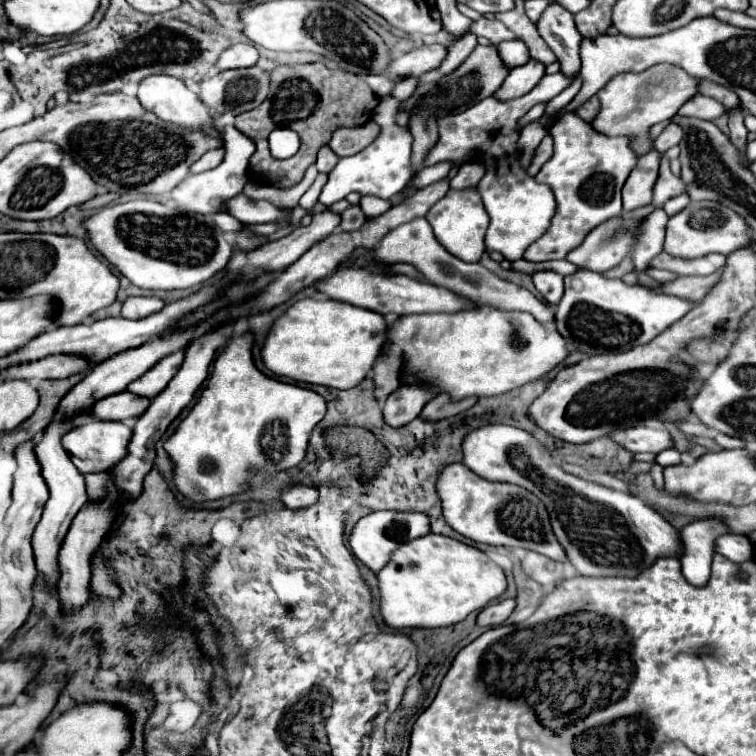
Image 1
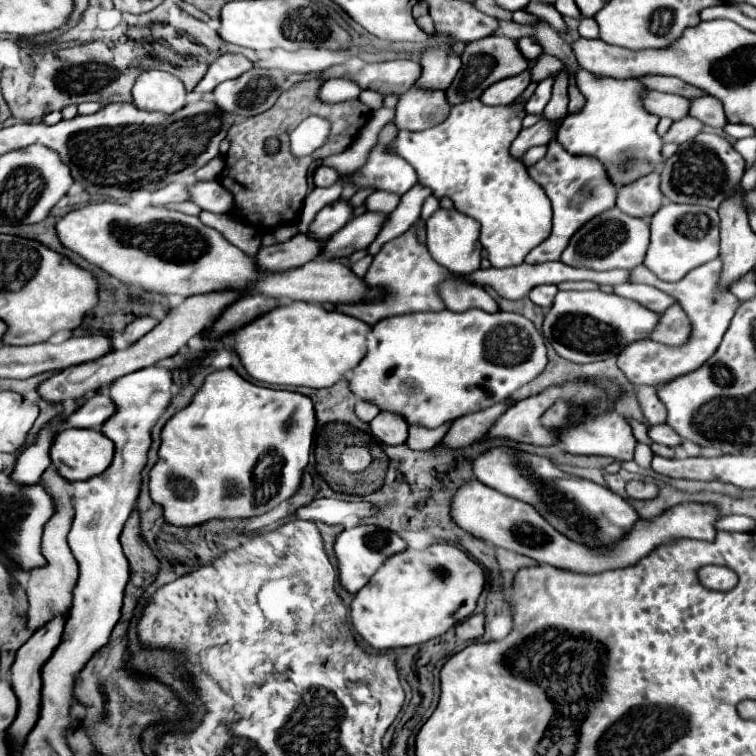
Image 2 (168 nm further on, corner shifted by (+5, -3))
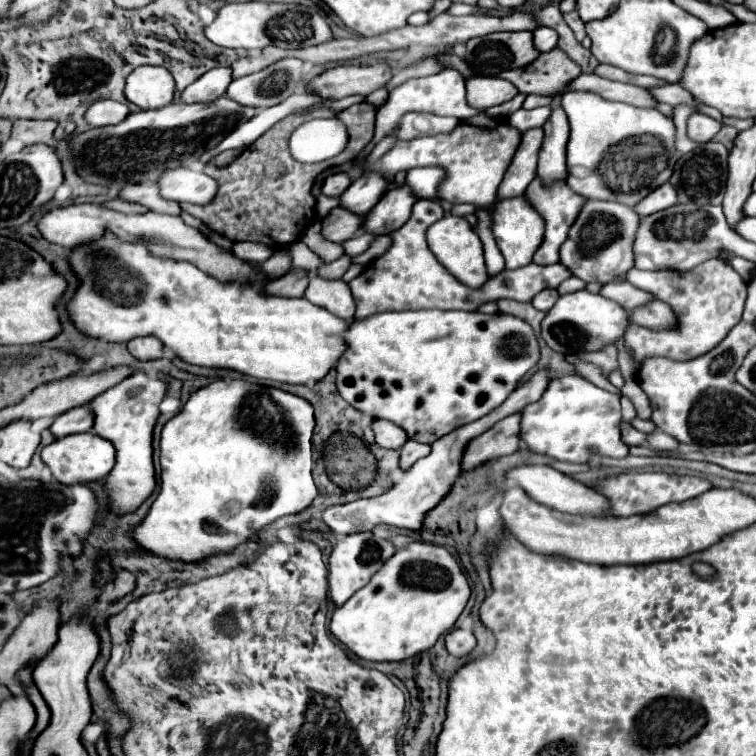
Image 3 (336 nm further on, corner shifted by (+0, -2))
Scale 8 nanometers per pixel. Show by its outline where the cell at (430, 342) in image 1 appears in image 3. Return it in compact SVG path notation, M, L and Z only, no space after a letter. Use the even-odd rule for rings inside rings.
M456 310L382 312L382 314L374 314L370 318L364 318L364 320L354 320L350 324L350 328L342 334L342 338L348 342L348 352L336 364L336 372L338 372L336 386L338 386L338 392L342 394L342 398L346 402L350 402L356 410L360 410L372 418L384 418L384 420L398 424L400 428L406 430L408 438L418 440L418 442L426 442L426 444L432 444L434 438L440 438L442 434L448 434L462 424L474 422L474 420L482 418L484 414L492 412L494 408L498 408L512 394L512 390L526 376L526 372L530 372L540 360L540 346L538 346L538 340L536 340L532 326L526 320L512 316L512 314L482 314L482 312L456 312Z

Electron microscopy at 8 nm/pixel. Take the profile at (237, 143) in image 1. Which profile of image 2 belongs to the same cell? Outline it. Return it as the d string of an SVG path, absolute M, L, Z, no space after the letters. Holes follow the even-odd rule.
M171 183L155 193L151 193L151 203L153 205L167 205L167 203L179 203L187 201L189 195L185 195L185 183Z

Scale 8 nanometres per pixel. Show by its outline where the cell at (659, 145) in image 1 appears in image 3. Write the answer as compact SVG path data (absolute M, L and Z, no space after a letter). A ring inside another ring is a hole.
M694 112L688 118L688 136L694 142L708 142L714 138L714 134L722 128L720 122L716 122L714 118L702 114L702 112Z

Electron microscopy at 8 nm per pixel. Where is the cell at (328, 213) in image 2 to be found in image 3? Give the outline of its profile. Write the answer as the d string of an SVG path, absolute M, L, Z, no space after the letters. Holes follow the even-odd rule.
M368 172L356 178L338 200L340 206L350 210L352 214L366 216L370 208L382 198L384 190L386 190L386 180L378 172Z

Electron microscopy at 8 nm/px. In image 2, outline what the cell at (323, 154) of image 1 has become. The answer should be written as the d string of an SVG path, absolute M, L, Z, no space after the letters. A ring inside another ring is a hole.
M319 167L313 175L313 181L315 181L317 187L331 187L331 185L337 183L337 179L339 179L339 175L331 167Z

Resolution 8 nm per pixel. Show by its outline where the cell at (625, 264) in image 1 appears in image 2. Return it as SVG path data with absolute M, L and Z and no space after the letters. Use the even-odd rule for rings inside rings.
M570 281L563 282L557 285L559 290L596 290L599 289L599 286L596 283L589 281Z

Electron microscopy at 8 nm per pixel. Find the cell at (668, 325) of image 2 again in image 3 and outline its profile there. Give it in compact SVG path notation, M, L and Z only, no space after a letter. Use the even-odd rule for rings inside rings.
M654 300L642 308L632 310L630 320L634 324L640 324L640 326L650 328L650 330L666 330L666 328L678 326L674 310L670 310L670 306L666 306L660 300Z

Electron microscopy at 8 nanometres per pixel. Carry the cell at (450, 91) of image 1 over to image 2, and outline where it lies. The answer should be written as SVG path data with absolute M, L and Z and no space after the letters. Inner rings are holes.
M491 35L491 37L483 37L477 41L471 41L465 45L465 51L461 53L461 69L453 81L453 85L447 91L447 101L451 105L469 101L469 99L479 99L481 91L485 91L485 87L519 75L529 67L529 61L521 55L519 47L517 47L517 39L509 39L509 37L499 37L499 35Z

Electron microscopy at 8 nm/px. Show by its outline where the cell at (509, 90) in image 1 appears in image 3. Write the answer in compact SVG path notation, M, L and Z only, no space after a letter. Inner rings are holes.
M468 78L466 92L468 104L476 110L498 106L518 94L518 90L514 90L514 86L510 86L510 82L504 78Z

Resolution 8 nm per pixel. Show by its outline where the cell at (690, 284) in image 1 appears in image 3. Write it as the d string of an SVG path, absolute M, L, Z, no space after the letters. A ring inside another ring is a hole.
M628 280L604 284L604 288L600 290L600 294L604 294L606 298L610 298L610 300L614 300L614 302L620 302L626 310L634 310L634 308L638 308L638 306L644 306L644 304L656 300L654 294L648 294L646 290L634 288Z

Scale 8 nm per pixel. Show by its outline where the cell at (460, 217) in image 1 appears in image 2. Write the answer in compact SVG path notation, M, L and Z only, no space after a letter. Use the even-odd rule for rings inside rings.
M439 209L427 219L427 249L431 257L447 267L451 273L457 275L469 275L479 269L481 261L481 243L479 243L479 223L475 219L469 219L467 215L461 215L457 209Z

